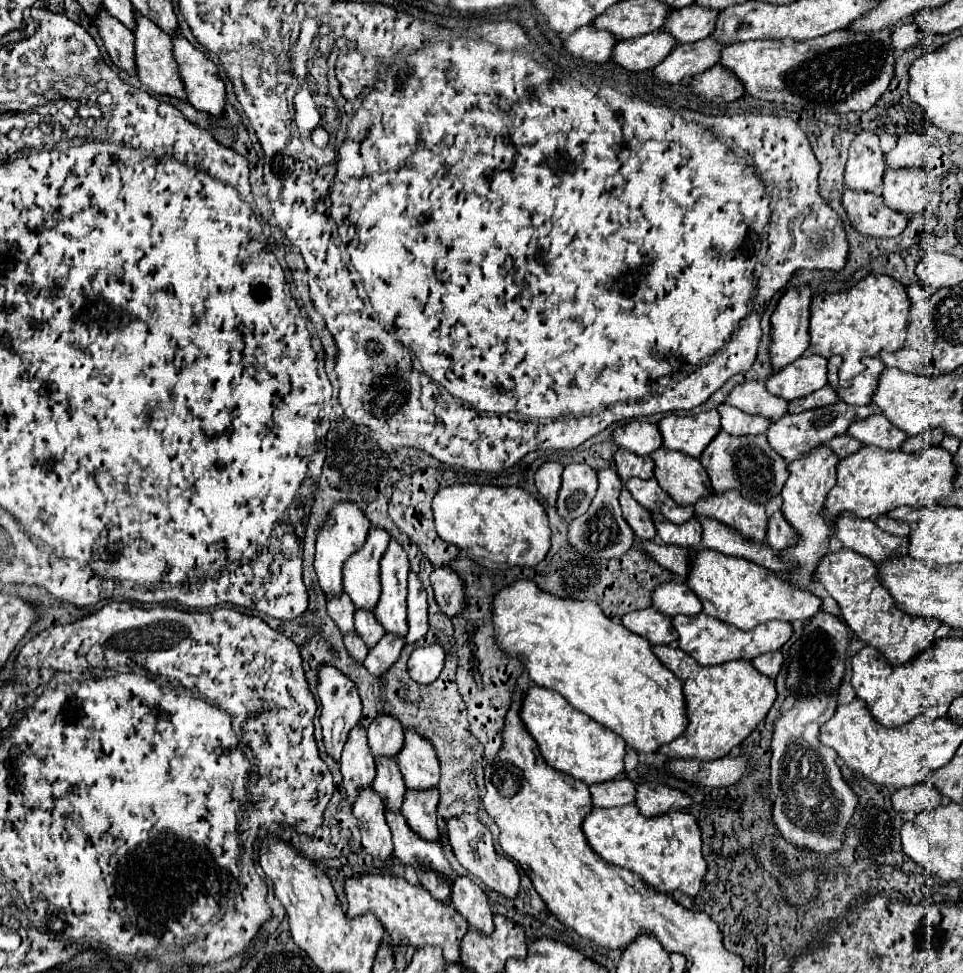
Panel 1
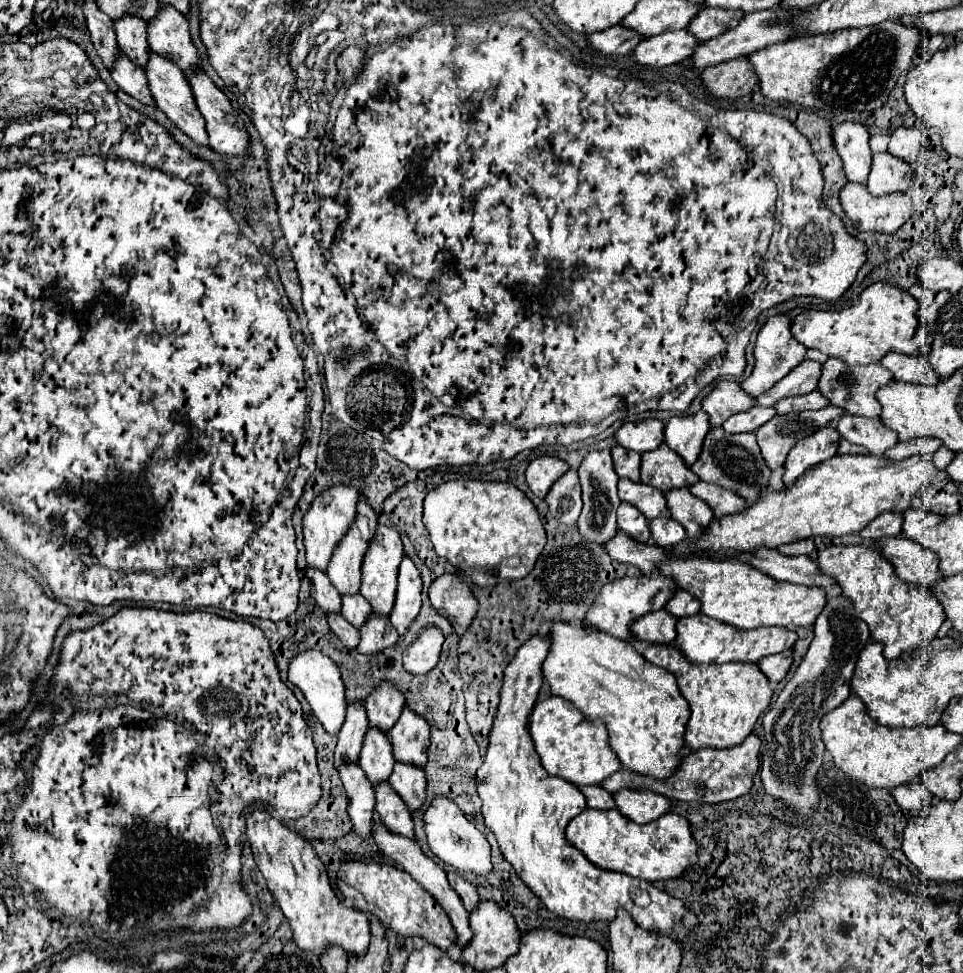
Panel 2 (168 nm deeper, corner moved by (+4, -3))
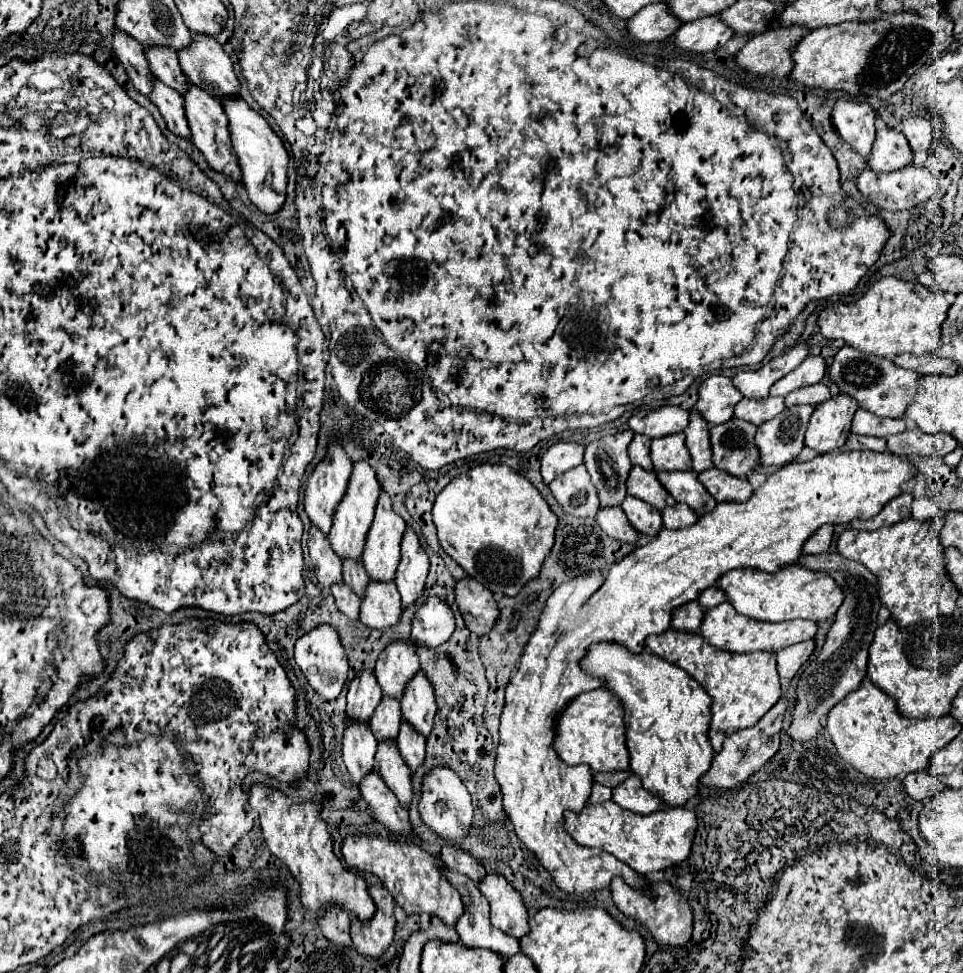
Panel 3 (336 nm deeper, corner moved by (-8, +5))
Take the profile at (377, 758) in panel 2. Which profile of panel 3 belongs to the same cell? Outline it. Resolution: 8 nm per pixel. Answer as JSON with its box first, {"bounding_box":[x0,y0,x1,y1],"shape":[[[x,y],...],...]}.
{"bounding_box":[368,700,400,740],"shape":[[[380,700],[368,724],[378,740],[396,740],[400,728],[400,700]]]}

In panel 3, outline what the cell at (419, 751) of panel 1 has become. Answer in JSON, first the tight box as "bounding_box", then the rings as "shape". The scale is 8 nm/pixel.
{"bounding_box":[400,670,436,736],"shape":[[[422,670],[418,672],[418,676],[414,676],[414,680],[410,680],[410,684],[406,684],[406,692],[402,694],[400,704],[404,720],[412,724],[412,728],[422,736],[428,736],[434,726],[436,698],[432,684]]]}

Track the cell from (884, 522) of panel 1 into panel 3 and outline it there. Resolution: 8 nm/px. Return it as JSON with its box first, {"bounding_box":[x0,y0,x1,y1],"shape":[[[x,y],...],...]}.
{"bounding_box":[850,492,912,530],"shape":[[[902,492],[900,496],[892,498],[882,510],[880,514],[876,514],[870,520],[852,520],[850,526],[856,530],[878,530],[882,526],[892,526],[896,522],[906,520],[906,516],[910,516],[910,502],[912,502],[912,494],[910,492]]]}

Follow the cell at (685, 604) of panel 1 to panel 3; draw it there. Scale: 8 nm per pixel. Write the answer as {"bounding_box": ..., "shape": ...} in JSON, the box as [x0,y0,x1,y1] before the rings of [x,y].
{"bounding_box":[698,586,726,610],"shape":[[[718,586],[706,588],[706,590],[700,594],[698,602],[700,602],[706,610],[708,610],[708,608],[714,608],[714,606],[726,602],[726,592],[722,592],[722,588],[718,588]]]}

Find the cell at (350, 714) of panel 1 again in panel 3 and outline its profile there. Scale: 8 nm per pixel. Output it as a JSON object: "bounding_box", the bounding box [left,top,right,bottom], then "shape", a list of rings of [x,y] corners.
{"bounding_box":[294,624,348,700],"shape":[[[318,624],[312,628],[308,634],[298,638],[294,646],[294,660],[300,666],[302,674],[306,676],[308,684],[324,698],[324,700],[334,700],[338,698],[346,678],[348,678],[348,660],[344,654],[344,648],[340,644],[338,630],[330,624]]]}

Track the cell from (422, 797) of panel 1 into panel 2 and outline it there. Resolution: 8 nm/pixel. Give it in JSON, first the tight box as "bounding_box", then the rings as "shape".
{"bounding_box":[388,762,426,812],"shape":[[[396,762],[394,772],[388,782],[396,790],[396,794],[404,800],[404,804],[408,806],[410,812],[416,812],[422,808],[422,804],[426,800],[426,774],[424,774],[424,770]]]}

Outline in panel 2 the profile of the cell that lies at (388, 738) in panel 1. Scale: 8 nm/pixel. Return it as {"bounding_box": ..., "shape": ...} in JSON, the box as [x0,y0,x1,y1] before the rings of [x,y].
{"bounding_box":[364,684,404,734],"shape":[[[380,684],[366,698],[364,708],[368,714],[370,728],[378,728],[380,732],[388,734],[404,710],[404,696],[392,684]]]}

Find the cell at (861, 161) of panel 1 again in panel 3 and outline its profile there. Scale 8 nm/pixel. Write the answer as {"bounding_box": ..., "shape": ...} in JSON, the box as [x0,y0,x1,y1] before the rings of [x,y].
{"bounding_box":[832,98,874,158],"shape":[[[836,98],[832,108],[832,124],[838,134],[848,142],[858,154],[868,158],[874,142],[874,110],[866,102],[854,102],[846,98]]]}

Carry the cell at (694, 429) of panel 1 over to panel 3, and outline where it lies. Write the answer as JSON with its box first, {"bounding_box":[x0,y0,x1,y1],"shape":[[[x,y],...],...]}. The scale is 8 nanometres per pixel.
{"bounding_box":[684,412,712,472],"shape":[[[690,412],[690,424],[684,430],[686,448],[692,458],[692,470],[702,472],[712,468],[712,448],[710,448],[710,424],[698,414]]]}

